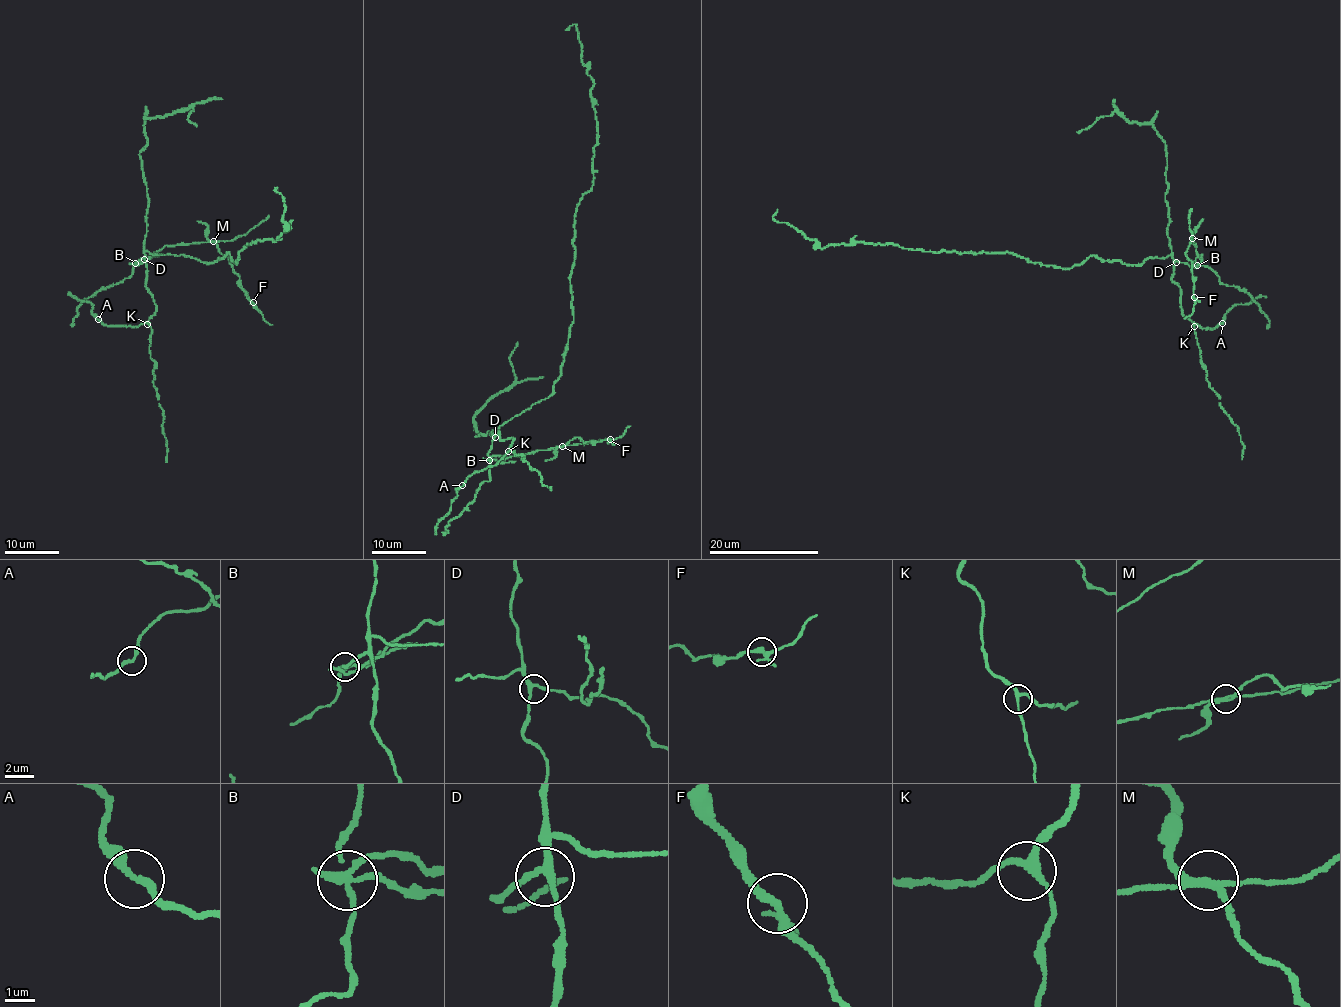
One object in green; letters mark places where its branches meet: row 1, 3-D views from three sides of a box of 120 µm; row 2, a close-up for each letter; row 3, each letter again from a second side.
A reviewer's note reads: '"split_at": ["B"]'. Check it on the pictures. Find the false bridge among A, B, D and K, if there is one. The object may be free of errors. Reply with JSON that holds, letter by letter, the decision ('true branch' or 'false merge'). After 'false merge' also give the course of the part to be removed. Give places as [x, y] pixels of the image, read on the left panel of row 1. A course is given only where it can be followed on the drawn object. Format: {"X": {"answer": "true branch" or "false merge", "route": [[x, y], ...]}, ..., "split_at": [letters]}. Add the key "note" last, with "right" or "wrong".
{"A": {"answer": "true branch"}, "B": {"answer": "false merge", "route": [[135, 263], [142, 263], [166, 245], [213, 242], [239, 277], [241, 288], [263, 318], [272, 325]]}, "D": {"answer": "true branch"}, "K": {"answer": "true branch"}, "split_at": ["B"], "note": "right"}

